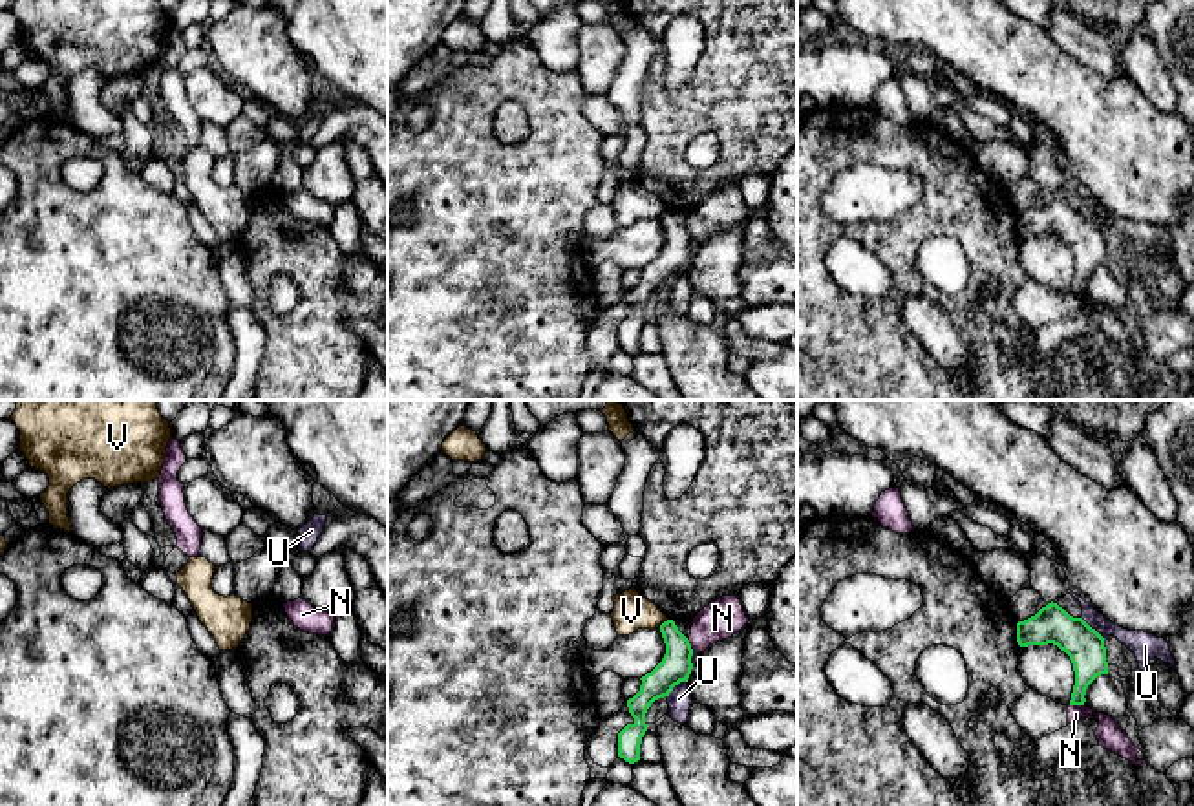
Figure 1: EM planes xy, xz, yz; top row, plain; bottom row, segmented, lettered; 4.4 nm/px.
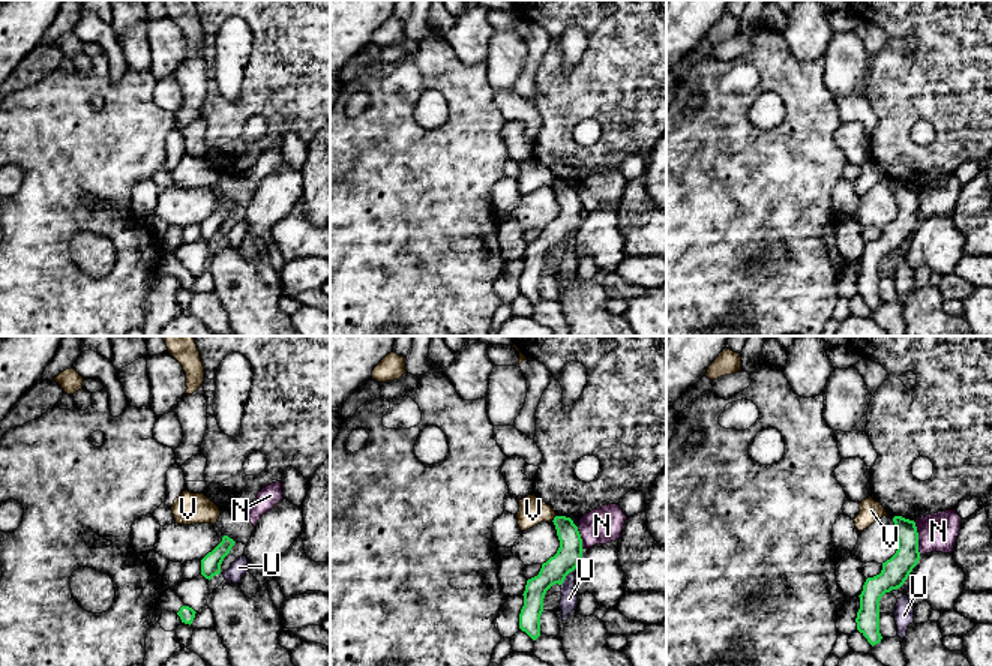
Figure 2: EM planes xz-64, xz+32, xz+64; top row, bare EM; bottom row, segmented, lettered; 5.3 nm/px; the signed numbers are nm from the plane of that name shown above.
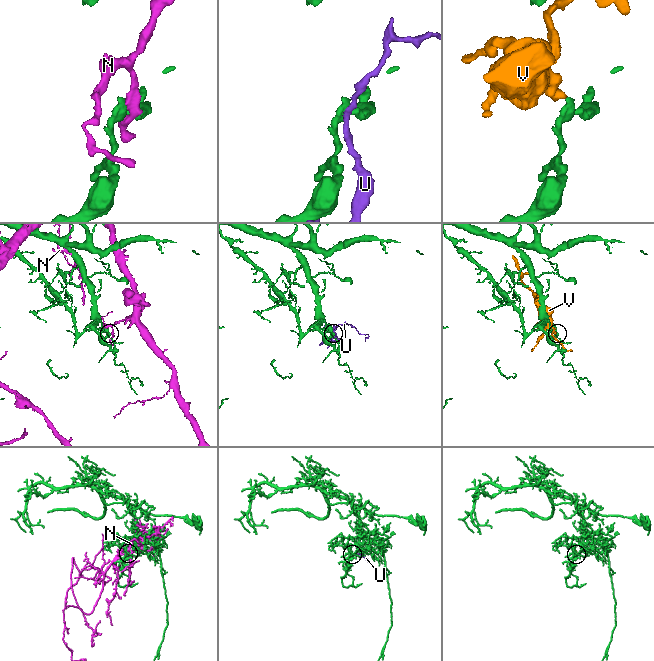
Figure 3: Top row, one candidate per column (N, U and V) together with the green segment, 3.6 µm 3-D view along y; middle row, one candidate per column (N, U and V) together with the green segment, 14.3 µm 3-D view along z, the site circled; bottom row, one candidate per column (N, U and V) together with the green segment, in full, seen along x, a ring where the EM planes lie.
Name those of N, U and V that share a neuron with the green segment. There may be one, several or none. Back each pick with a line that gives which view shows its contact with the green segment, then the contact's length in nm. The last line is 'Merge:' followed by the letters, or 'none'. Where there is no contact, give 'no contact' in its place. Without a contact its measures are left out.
Merge: none

